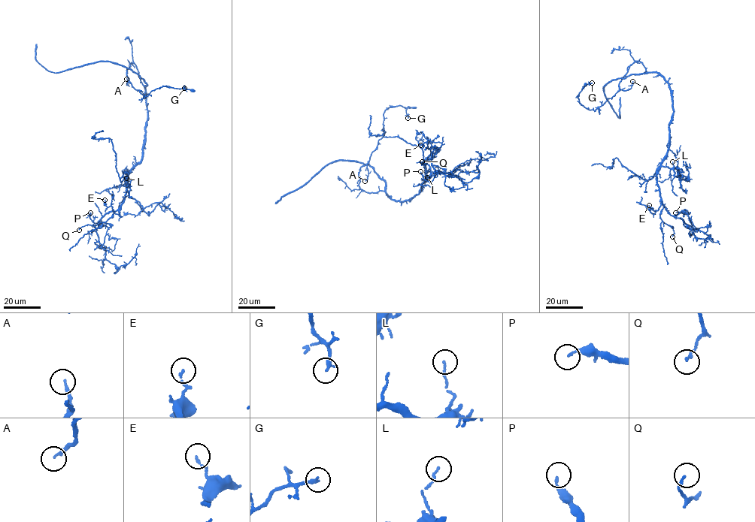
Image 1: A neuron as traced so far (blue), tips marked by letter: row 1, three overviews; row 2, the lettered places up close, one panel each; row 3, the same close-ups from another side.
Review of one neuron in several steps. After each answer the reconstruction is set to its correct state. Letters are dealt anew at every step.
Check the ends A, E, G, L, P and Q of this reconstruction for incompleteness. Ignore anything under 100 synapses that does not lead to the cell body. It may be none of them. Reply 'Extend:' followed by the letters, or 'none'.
Extend: none

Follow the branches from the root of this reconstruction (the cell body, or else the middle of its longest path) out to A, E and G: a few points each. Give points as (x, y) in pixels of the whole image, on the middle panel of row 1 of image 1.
A: (418, 193), (401, 202), (383, 191), (360, 188), (359, 168), (365, 164), (365, 181)
E: (418, 193), (422, 188), (422, 183), (429, 178), (426, 174), (426, 161), (441, 145), (428, 140), (420, 145)
G: (418, 193), (397, 201), (359, 184), (359, 168), (383, 134), (384, 110), (402, 106), (407, 118)

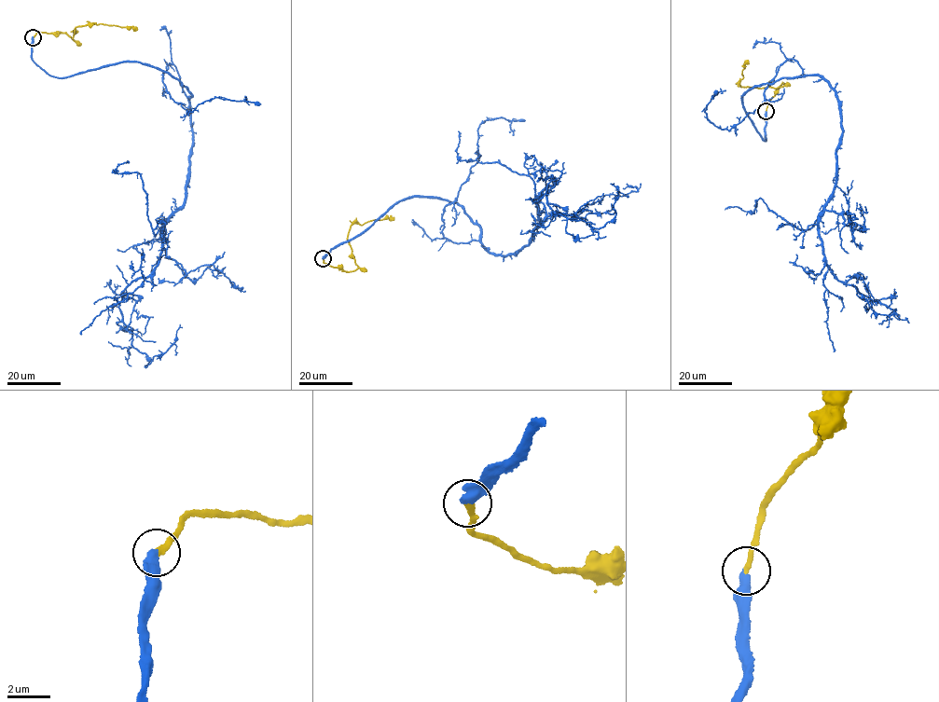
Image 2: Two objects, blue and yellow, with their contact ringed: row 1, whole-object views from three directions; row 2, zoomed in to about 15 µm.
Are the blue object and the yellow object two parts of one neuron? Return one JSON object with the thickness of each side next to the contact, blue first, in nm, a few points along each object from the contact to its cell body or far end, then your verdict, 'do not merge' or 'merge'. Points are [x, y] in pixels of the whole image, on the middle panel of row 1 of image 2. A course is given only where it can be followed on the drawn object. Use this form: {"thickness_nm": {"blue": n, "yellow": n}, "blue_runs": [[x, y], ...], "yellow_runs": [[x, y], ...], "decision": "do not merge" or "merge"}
{"thickness_nm": {"blue": 420, "yellow": 240}, "blue_runs": [[323, 259], [417, 196], [460, 204], [485, 249], [513, 254], [549, 185], [549, 208], [600, 228], [610, 184]], "yellow_runs": [[323, 259], [324, 262], [352, 271], [358, 267], [348, 240], [352, 225], [394, 218]], "decision": "merge"}

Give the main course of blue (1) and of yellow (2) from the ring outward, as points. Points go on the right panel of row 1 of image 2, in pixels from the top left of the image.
1: (766, 111), (763, 140), (755, 85), (834, 90), (822, 252), (896, 309), (853, 283)
2: (766, 111), (768, 103), (784, 83), (777, 88), (741, 86), (739, 81), (747, 61)

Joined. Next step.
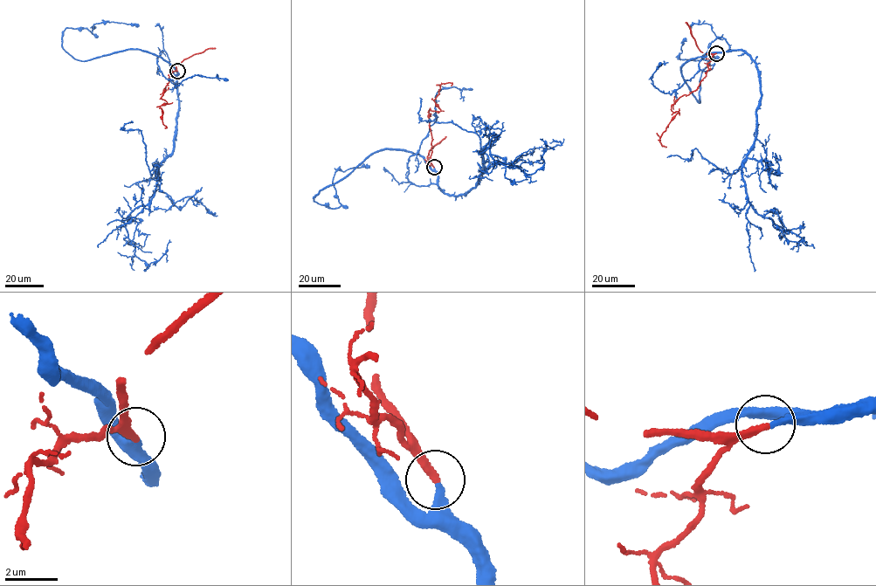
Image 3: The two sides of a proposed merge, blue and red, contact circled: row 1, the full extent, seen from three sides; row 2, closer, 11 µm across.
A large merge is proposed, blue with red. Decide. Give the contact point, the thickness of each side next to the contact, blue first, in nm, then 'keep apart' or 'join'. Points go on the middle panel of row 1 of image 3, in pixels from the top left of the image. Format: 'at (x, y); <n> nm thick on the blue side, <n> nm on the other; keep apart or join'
at (434, 167); 280 nm thick on the blue side, 280 nm on the other; join

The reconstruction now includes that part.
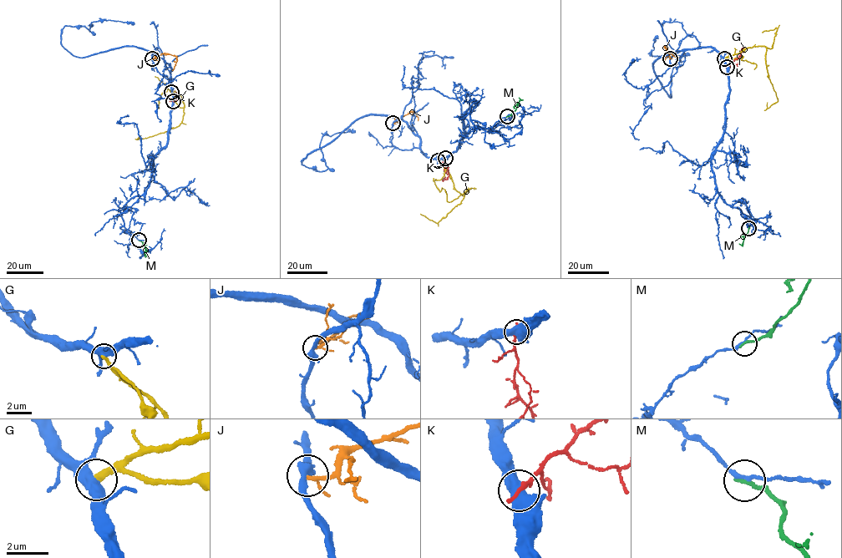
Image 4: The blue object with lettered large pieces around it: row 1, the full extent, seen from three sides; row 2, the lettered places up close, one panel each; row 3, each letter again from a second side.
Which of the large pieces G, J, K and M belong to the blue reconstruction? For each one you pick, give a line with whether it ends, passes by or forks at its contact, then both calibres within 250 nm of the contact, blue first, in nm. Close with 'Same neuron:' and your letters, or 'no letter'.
Same neuron: no letter

